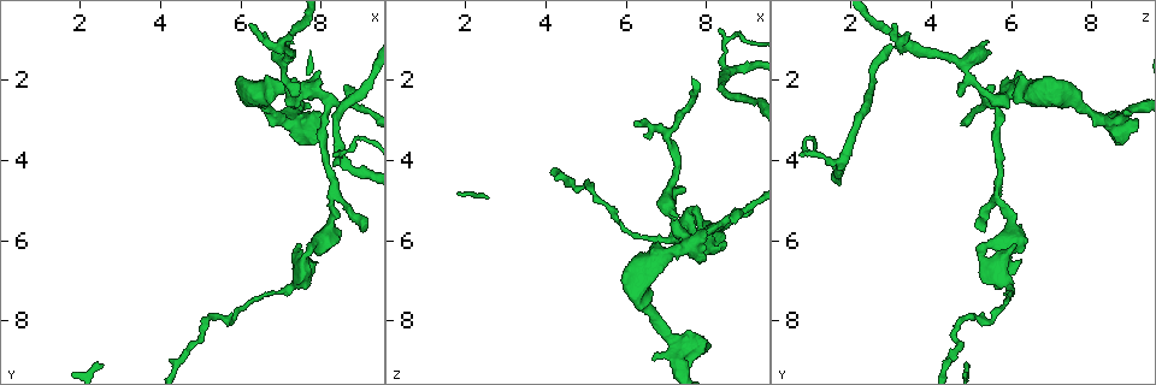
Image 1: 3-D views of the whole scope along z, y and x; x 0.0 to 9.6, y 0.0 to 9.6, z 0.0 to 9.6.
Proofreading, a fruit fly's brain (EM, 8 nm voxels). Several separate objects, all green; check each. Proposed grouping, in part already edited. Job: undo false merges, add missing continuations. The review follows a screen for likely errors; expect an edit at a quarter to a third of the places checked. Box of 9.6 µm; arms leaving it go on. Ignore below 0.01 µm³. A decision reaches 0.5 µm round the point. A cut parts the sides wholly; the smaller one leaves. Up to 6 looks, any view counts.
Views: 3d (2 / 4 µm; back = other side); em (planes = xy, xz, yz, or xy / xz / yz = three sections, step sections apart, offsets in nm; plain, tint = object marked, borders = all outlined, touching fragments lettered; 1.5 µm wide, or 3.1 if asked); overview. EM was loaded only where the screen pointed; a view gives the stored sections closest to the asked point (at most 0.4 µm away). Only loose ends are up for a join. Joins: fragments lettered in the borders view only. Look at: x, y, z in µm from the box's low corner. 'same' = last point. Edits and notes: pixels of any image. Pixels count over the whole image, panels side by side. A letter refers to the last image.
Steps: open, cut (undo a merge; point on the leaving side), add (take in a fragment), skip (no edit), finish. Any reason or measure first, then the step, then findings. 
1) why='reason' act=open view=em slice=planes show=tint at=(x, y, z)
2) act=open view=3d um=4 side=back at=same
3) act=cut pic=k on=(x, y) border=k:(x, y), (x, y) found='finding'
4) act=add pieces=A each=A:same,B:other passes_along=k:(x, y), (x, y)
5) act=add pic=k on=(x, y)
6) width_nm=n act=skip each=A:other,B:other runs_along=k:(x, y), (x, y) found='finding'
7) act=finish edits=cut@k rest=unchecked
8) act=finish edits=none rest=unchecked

why='sharp bend' act=open view=3d um=4 side=back at=(8.75, 3.70, 0.80)

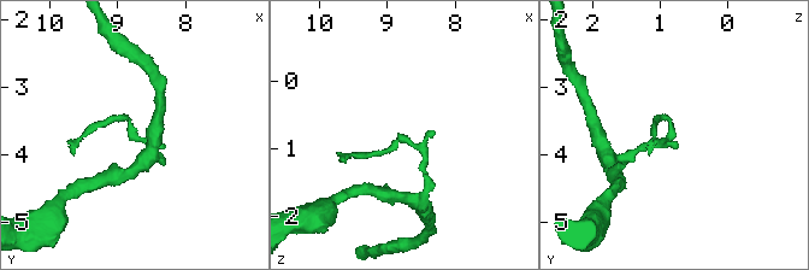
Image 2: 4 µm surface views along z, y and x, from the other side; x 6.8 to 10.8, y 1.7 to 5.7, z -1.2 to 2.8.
why='shape alone is not enough' act=open view=em slice=planes show=tint at=(8.80, 3.75, 0.85)

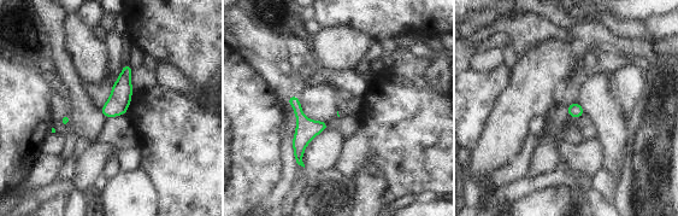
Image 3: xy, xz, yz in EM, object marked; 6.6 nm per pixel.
act=open view=em slice=planes show=borders at=same

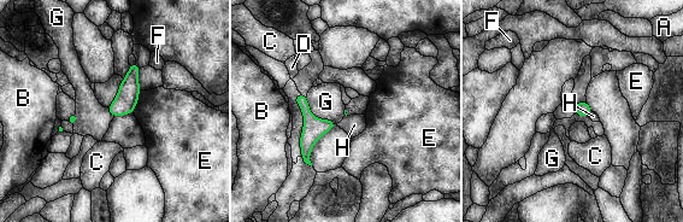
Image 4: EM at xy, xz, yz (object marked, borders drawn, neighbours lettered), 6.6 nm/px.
act=skip each=A:other,B:other,C:other,D:other,E:other,F:other,G:other,H:other found='all the same neuron'

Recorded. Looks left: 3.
why='thick turns thin' act=open view=em slice=planes show=tint at=(8.35, 4.90, 5.65)

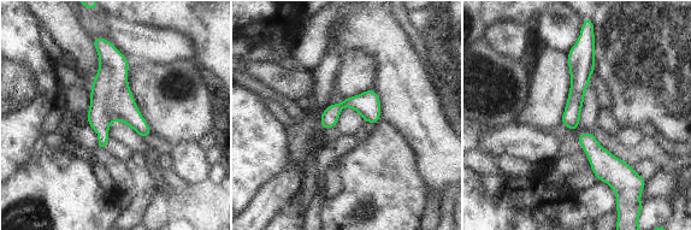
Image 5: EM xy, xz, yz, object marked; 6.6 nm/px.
act=open view=em slice=planes show=borders at=same

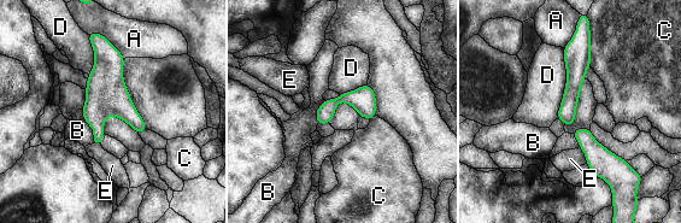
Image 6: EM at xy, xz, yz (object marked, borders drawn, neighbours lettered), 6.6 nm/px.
act=skip each=A:other,B:other,C:other,D:other,E:other runs_along=6:(576, 39), (570, 122) found='all the same neuron'

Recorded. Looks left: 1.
act=finish edits=none rest=unchecked

